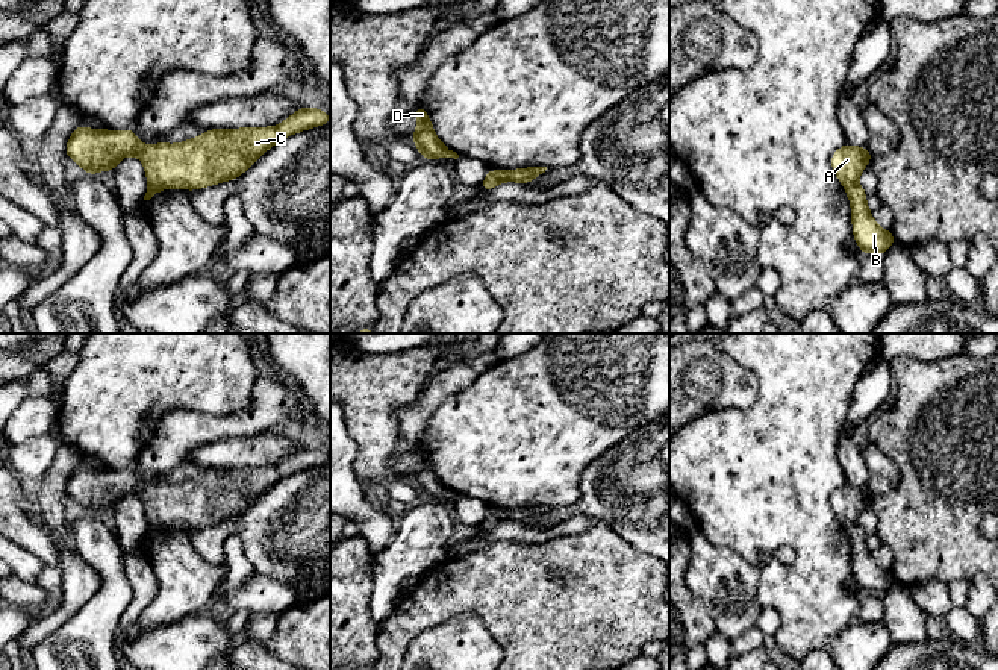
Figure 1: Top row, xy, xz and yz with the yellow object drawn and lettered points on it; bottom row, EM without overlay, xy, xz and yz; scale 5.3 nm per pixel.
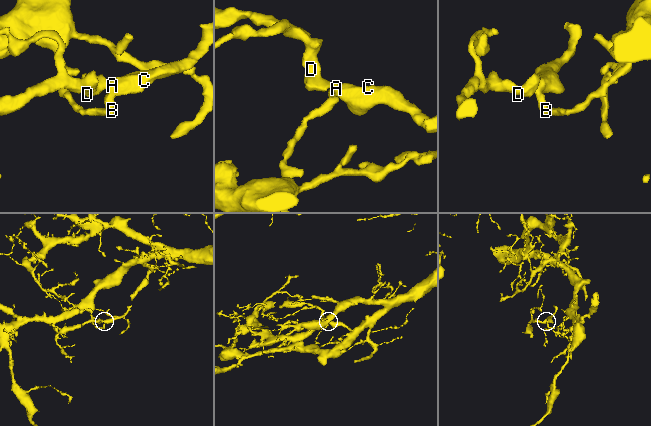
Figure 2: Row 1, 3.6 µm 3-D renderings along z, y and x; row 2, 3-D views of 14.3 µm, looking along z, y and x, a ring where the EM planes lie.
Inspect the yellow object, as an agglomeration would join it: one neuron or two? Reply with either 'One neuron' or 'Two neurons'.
Two neurons

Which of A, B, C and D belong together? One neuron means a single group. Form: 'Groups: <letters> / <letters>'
Groups: A C D / B

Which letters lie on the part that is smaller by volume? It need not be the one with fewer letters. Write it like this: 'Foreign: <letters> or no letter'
Foreign: A, C, D

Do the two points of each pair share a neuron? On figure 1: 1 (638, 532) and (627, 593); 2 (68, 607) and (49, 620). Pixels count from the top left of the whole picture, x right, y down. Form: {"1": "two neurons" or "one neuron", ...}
{"1": "two neurons", "2": "one neuron"}

